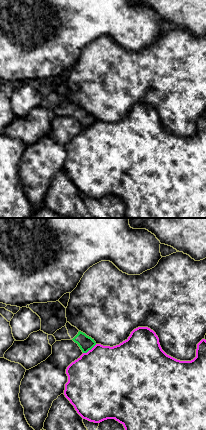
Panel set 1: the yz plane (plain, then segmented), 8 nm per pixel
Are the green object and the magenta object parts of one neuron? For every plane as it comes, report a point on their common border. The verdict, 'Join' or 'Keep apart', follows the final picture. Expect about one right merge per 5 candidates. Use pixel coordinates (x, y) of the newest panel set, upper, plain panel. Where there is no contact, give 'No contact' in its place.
Touches green at (89, 125)

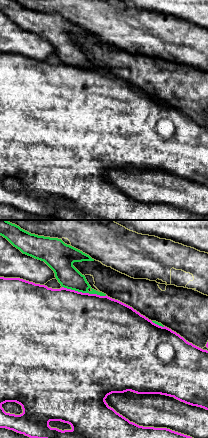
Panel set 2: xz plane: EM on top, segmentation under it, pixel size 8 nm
Touches green at (84, 68)

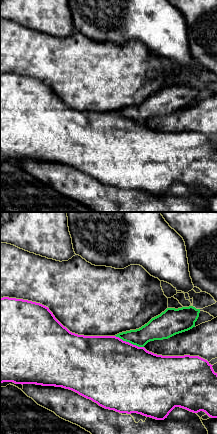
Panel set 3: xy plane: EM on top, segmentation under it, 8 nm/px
Touches green at (129, 118)

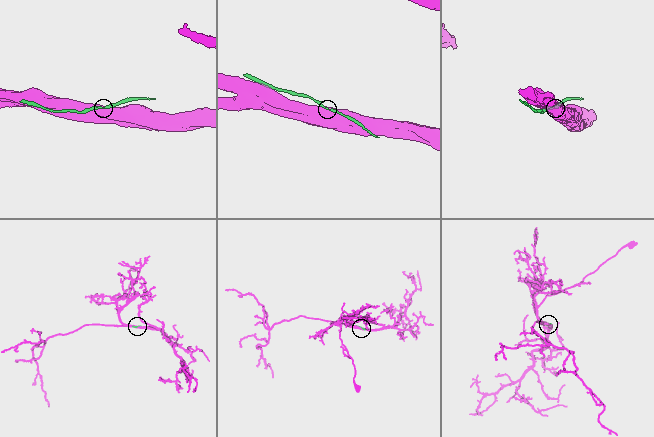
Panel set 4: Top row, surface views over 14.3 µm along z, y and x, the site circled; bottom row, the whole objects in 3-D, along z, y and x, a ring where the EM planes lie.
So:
Keep apart

